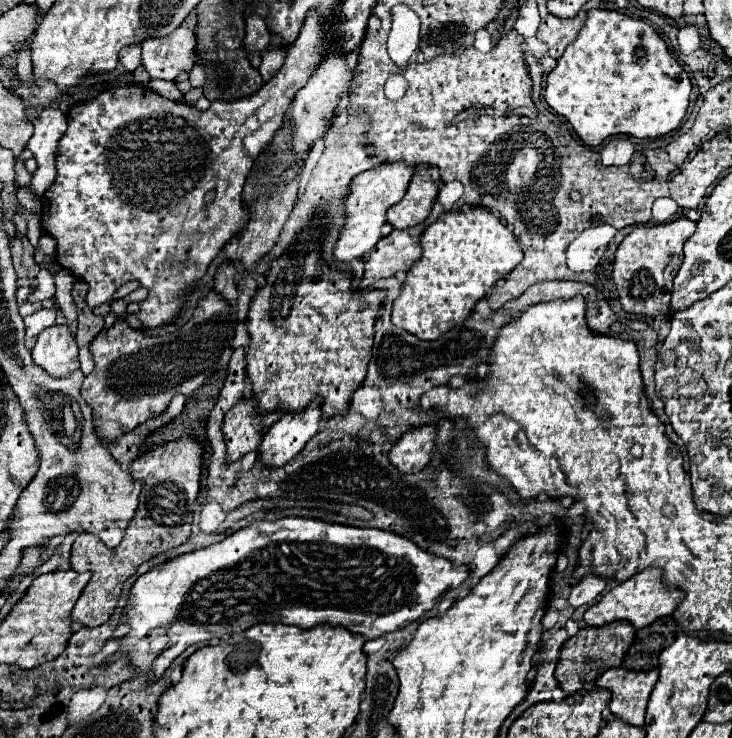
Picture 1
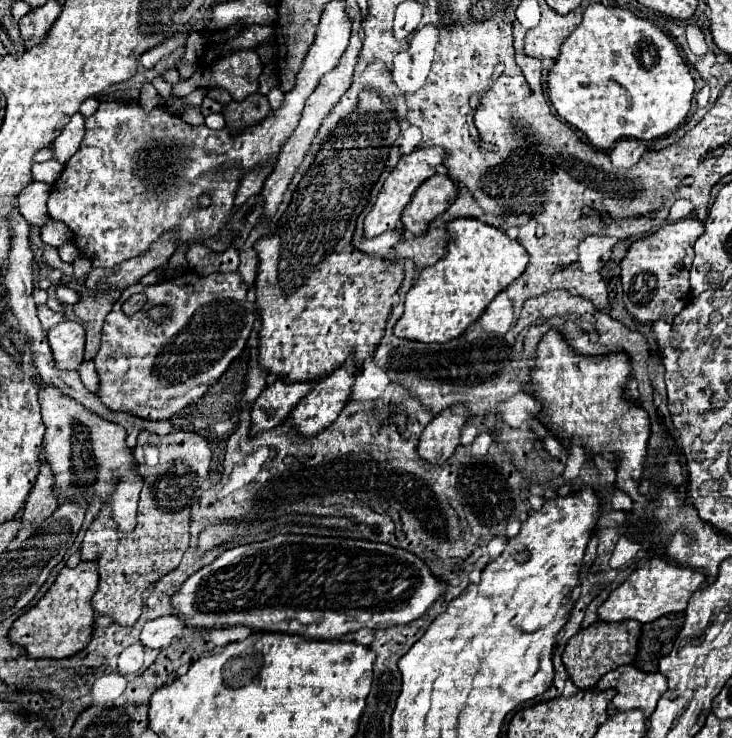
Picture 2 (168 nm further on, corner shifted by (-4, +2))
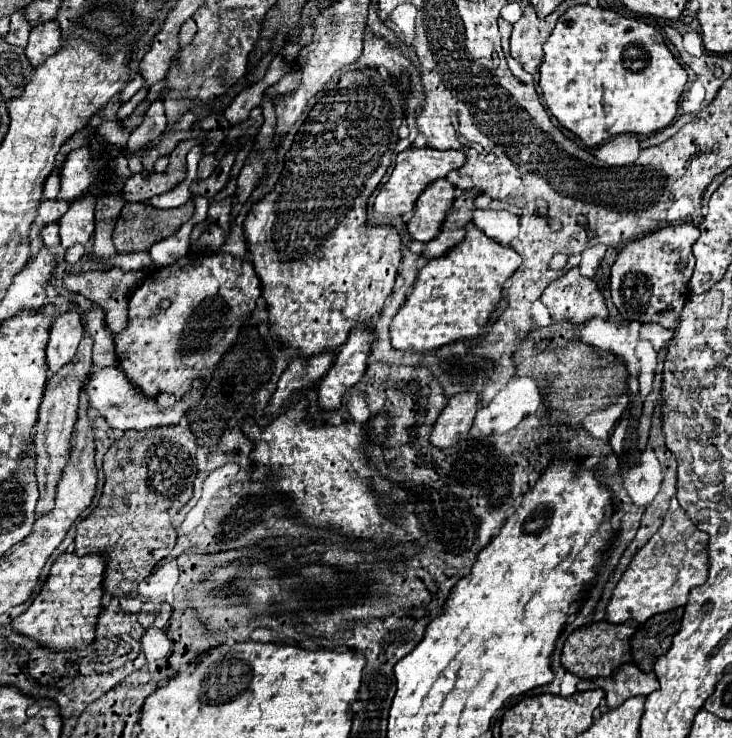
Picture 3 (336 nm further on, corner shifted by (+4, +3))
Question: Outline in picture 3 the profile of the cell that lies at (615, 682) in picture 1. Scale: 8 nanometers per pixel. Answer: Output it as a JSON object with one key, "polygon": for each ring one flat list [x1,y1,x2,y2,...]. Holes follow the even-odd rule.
{"polygon":[[633,663,621,665,621,669,617,669,617,673,613,673,613,677,597,681,597,683,605,689,605,699,607,699,609,709,619,707,629,697,635,697,635,695,647,697,649,693,659,689,657,675,643,673]]}

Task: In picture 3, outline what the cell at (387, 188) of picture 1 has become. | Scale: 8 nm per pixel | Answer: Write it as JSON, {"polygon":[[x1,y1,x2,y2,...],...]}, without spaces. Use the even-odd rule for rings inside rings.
{"polygon":[[409,147,397,155,395,169,389,177,389,181,379,189,375,201,373,201,373,211,379,215,403,215,409,213,421,195,421,191,435,179,445,177,451,169,459,169,465,163,465,155,461,151,439,151,431,147]]}

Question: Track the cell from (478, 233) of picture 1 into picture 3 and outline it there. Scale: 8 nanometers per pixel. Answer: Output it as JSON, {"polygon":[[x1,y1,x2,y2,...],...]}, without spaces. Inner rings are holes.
{"polygon":[[473,223,465,225,465,239,419,271,413,293,391,321,391,345,409,353,425,353,457,339,479,337,501,299,503,283,519,265,521,255,517,251,489,239]]}

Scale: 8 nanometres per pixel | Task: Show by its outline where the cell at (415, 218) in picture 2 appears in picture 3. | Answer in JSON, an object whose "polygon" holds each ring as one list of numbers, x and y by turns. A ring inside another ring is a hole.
{"polygon":[[447,179,433,181,433,185,429,185,429,189,425,189,425,193,417,199,413,219,407,223,409,235,421,243,431,241,437,235,453,199,455,187]]}

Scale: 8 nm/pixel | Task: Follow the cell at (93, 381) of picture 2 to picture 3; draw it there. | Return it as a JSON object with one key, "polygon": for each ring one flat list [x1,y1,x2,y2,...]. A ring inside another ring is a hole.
{"polygon":[[97,367,91,373,91,377,87,379,87,385,85,385,85,393,89,397,91,407,95,407,101,413,101,417,107,419,109,427,121,429,121,431,127,431,127,429,145,431,145,429,155,429,155,427,165,427,165,425,177,425,183,419,185,411,197,405,201,391,203,391,203,385,201,385,201,381,197,381,193,385,193,391,189,393,189,397,183,397,183,401,177,401,175,407,169,409,169,411,159,411,157,405,155,405,155,399,143,397,129,383,129,379,125,377,125,373,119,367]]}

